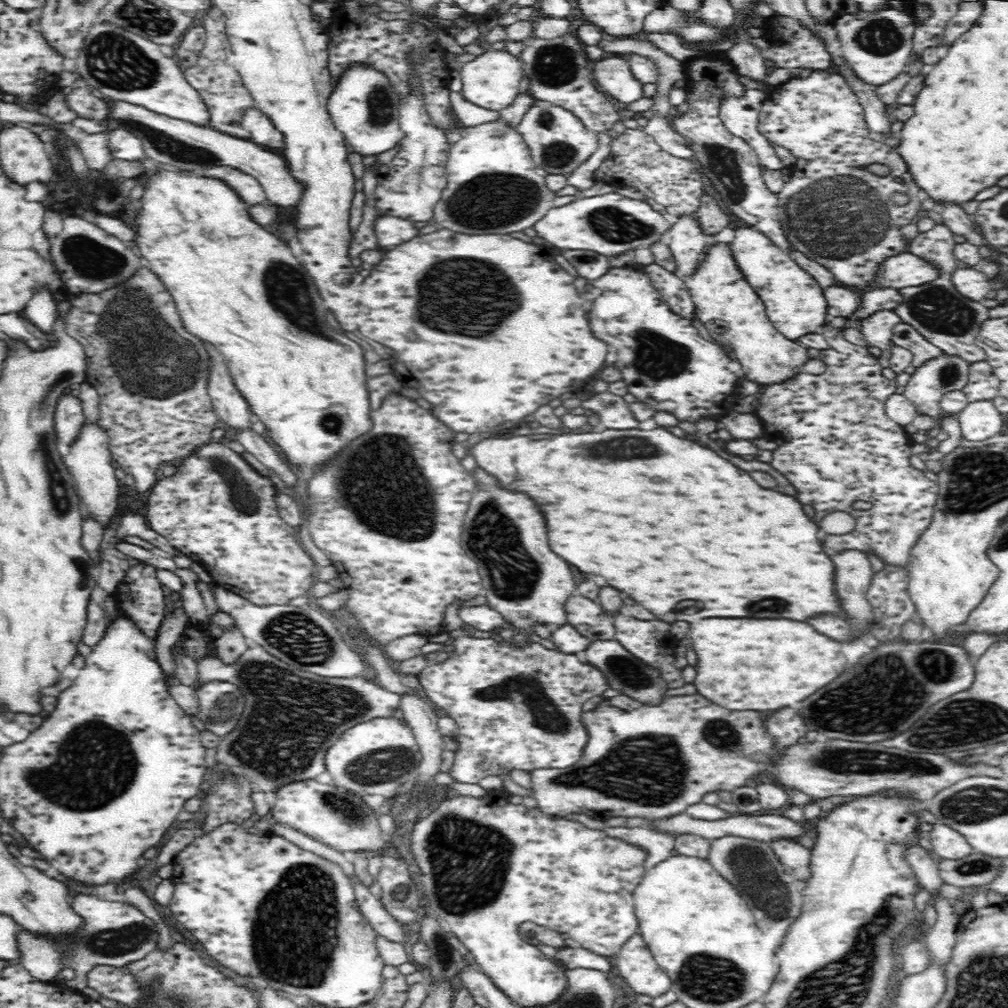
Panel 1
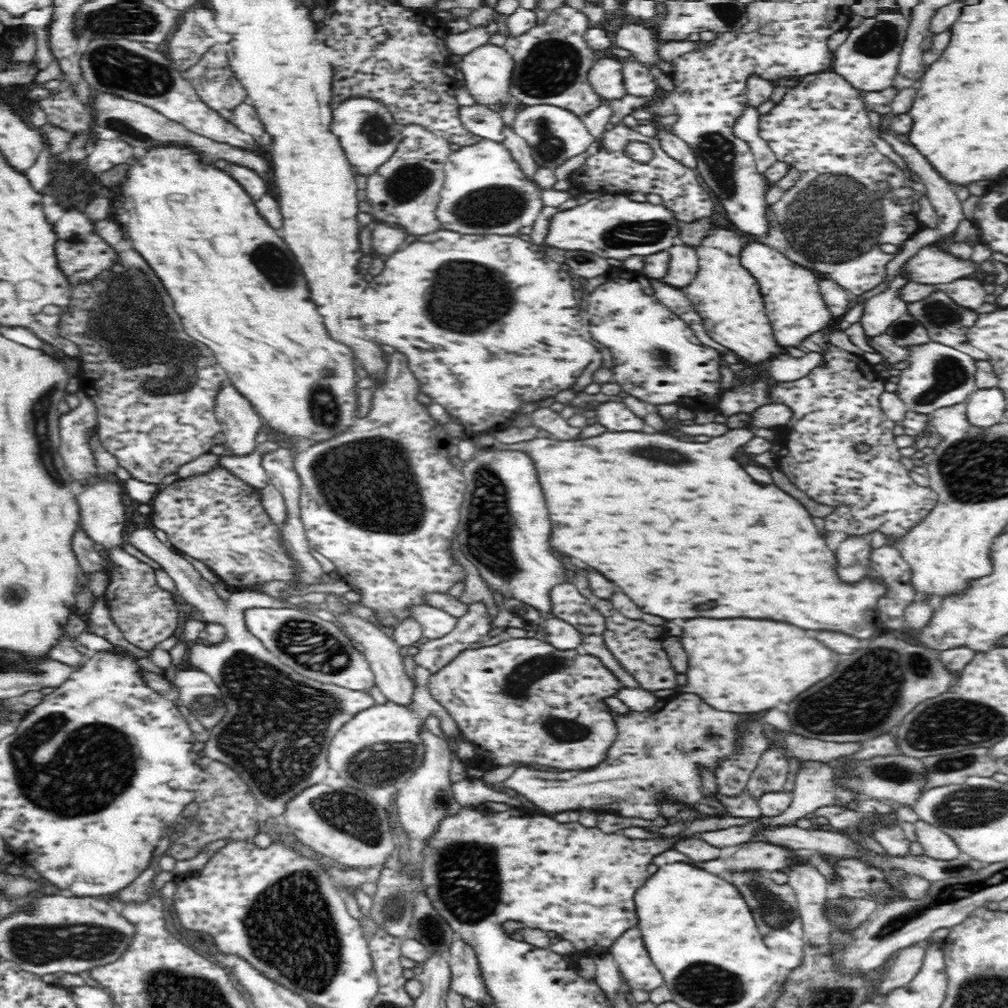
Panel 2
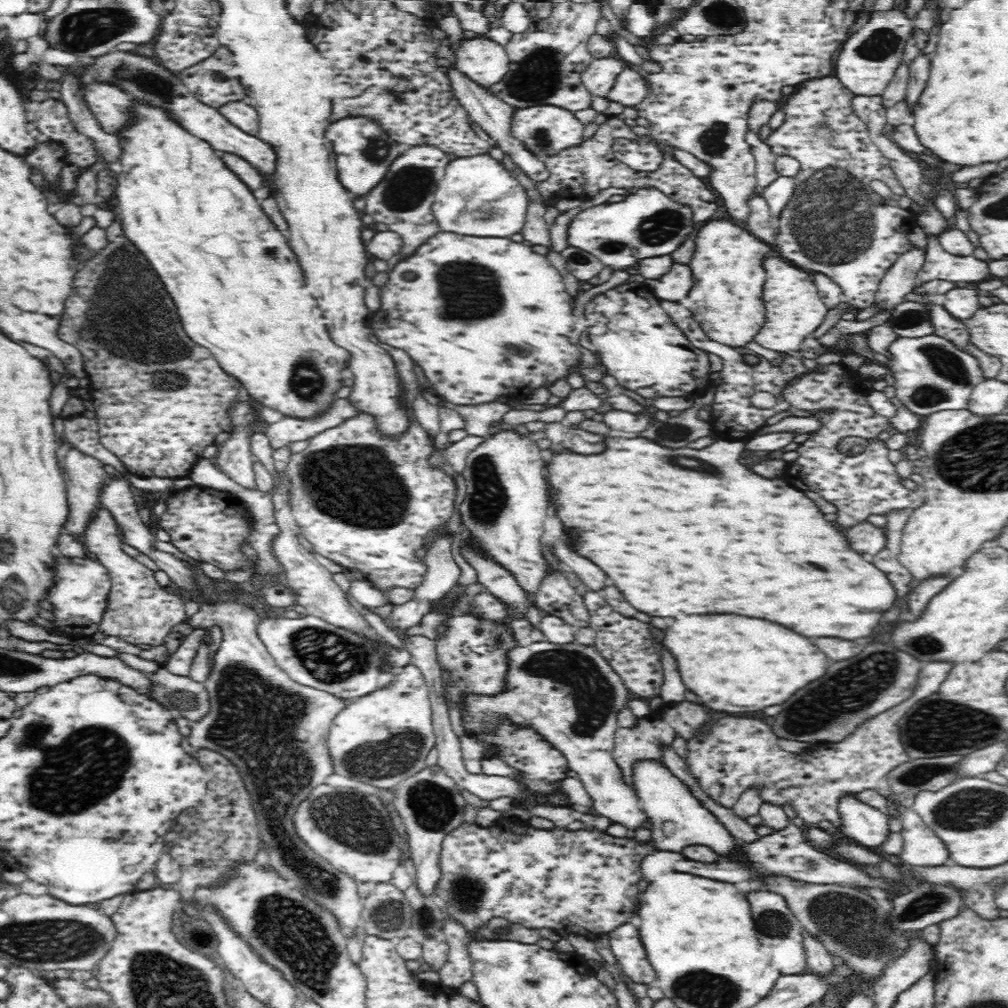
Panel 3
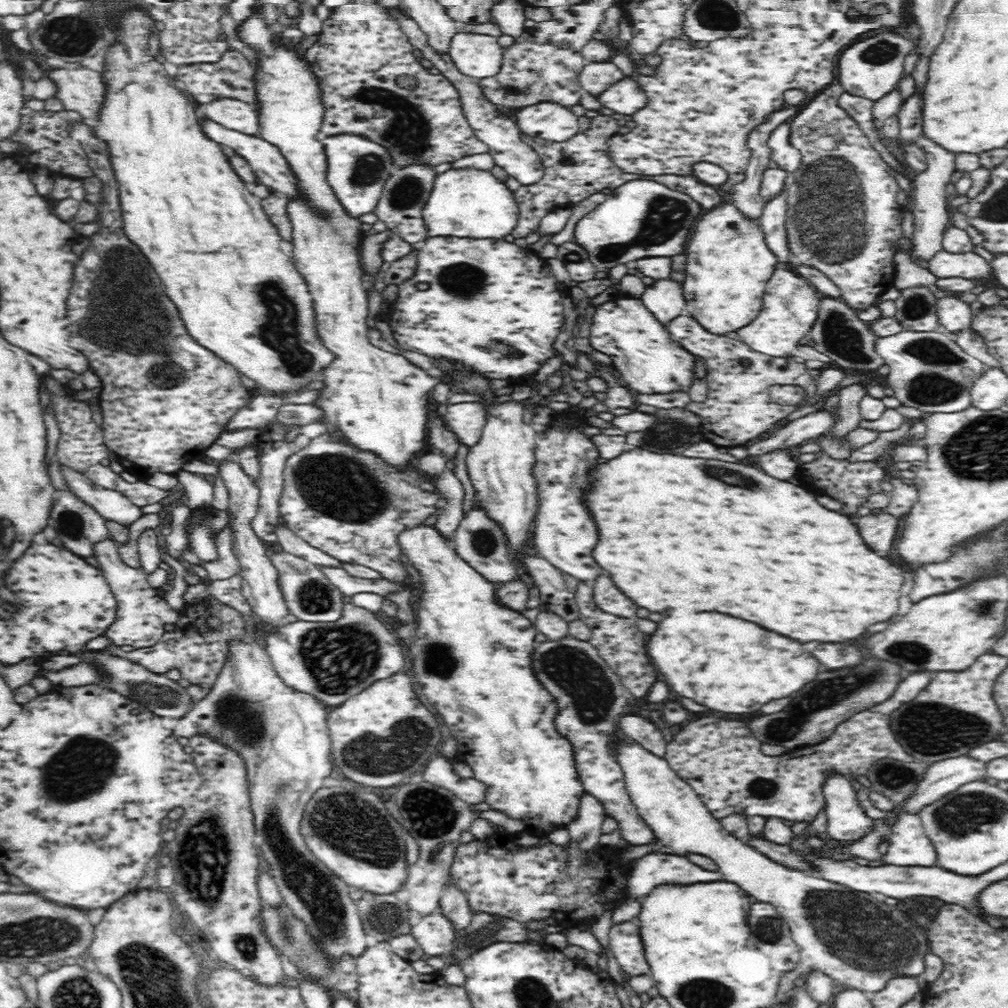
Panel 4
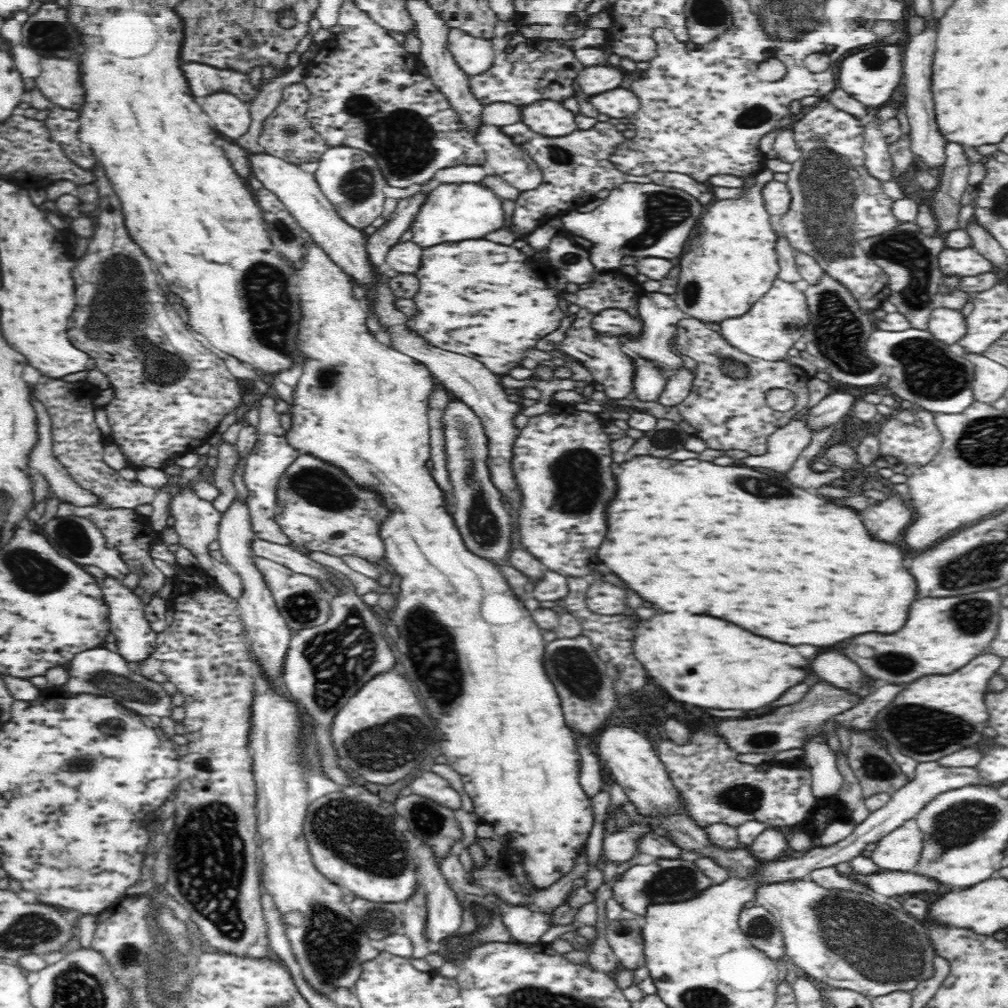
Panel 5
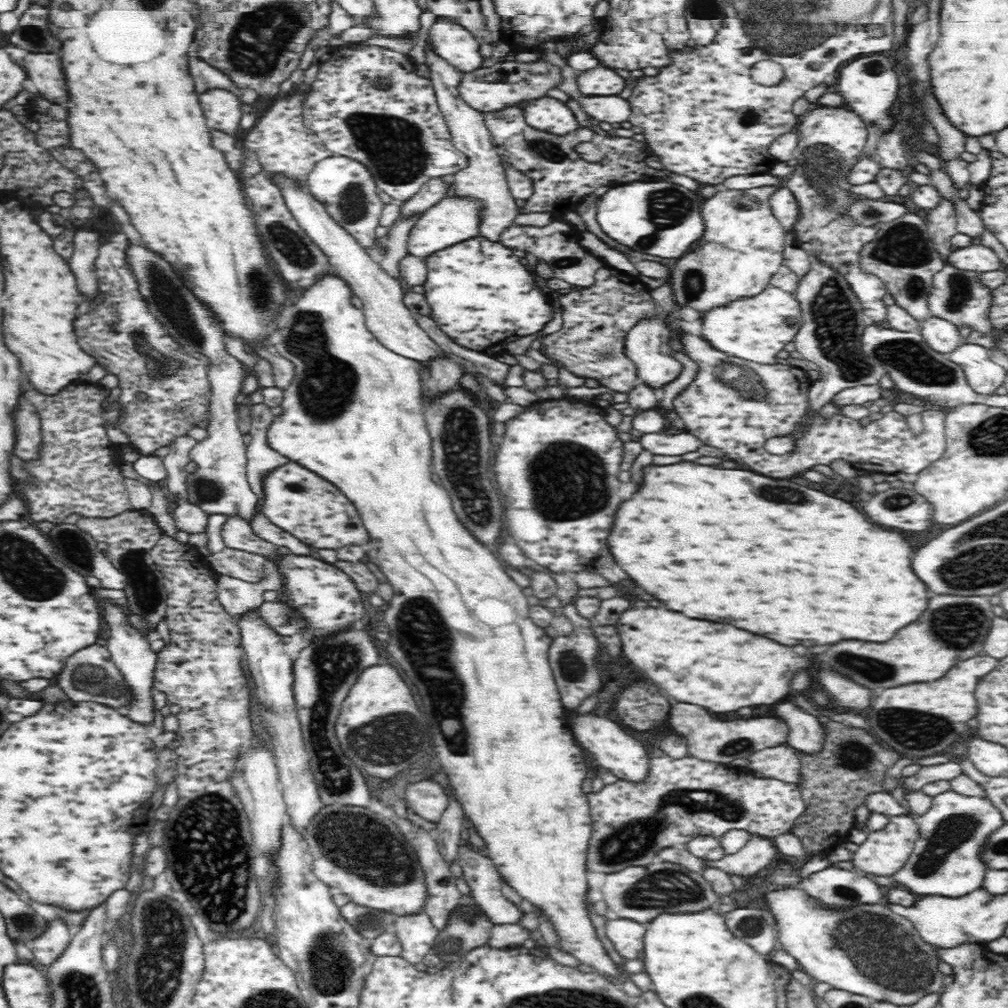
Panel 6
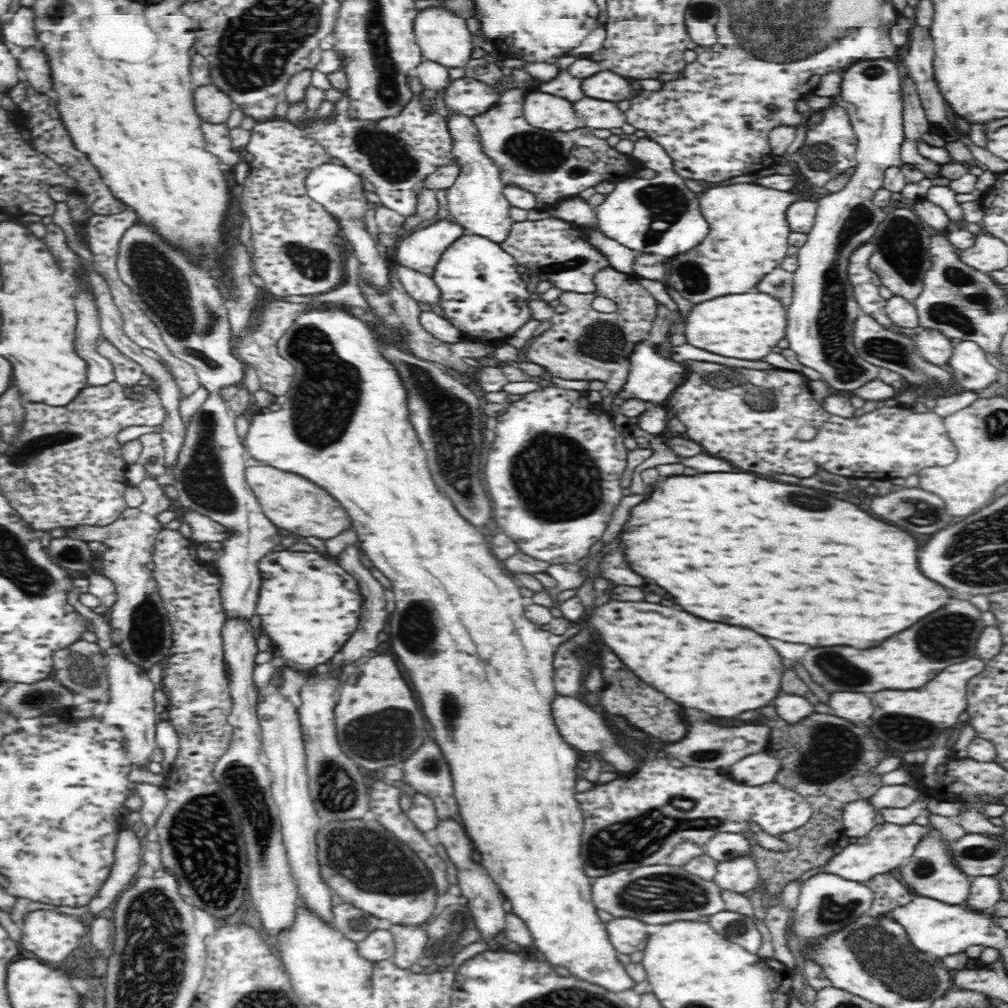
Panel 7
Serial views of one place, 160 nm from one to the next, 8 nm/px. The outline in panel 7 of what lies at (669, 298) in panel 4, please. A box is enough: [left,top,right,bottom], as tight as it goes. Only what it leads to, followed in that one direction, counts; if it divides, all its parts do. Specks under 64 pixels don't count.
[608,341,687,406]

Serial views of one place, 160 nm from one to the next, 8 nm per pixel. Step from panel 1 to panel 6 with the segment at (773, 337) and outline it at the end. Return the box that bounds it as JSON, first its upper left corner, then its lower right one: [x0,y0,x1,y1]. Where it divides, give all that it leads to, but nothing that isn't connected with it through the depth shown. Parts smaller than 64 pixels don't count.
[670,186,788,312]

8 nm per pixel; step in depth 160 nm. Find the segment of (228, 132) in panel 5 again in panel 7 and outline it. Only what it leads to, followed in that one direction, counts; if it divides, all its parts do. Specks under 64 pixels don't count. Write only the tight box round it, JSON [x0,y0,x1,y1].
[194,84,233,123]

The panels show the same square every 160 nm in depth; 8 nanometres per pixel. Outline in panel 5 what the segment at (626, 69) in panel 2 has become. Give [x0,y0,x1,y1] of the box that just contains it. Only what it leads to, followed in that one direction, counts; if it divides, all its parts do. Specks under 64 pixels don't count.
[588,87,639,118]

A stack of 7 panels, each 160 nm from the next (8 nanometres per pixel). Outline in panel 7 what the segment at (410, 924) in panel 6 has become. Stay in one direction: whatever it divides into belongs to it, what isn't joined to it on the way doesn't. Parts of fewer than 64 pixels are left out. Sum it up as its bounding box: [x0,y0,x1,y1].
[389,924,427,969]

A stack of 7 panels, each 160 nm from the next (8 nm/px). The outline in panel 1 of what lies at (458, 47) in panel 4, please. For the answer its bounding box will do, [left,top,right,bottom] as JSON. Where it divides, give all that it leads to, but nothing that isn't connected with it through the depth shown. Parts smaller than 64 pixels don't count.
[458,50,523,111]

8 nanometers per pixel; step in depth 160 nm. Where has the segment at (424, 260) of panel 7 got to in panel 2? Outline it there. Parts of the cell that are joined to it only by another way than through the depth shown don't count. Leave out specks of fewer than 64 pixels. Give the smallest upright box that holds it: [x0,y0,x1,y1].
[436,139,542,236]

